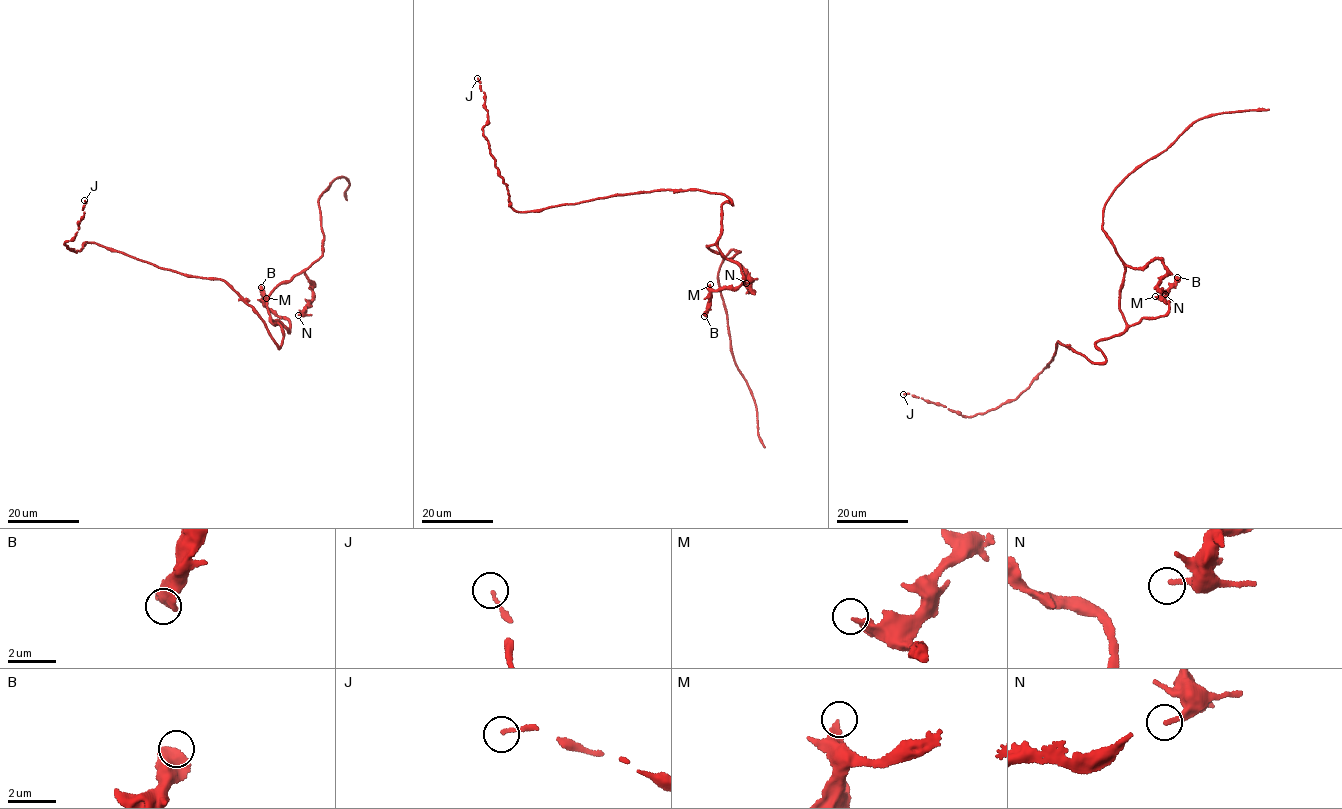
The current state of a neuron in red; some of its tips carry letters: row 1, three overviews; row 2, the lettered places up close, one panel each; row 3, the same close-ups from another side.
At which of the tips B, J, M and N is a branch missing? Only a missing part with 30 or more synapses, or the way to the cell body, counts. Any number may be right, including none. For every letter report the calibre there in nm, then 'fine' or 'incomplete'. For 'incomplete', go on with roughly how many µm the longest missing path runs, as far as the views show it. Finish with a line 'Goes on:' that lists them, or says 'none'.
B: 650 nm thick; fine
J: 130 nm thick; fine
M: 260 nm thick; fine
N: 200 nm thick; fine
Goes on: none

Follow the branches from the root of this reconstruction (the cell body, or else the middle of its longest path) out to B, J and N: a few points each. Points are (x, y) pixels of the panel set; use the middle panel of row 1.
B: (732, 205), (722, 204), (717, 244), (725, 257), (740, 267), (743, 280), (735, 288), (713, 291), (704, 316)
J: (732, 205), (721, 194), (663, 189), (616, 194), (530, 211), (513, 210), (484, 134), (488, 113), (477, 78)
N: (732, 205), (722, 204), (720, 235), (706, 247), (740, 265), (745, 285), (753, 290), (748, 277), (746, 283)

